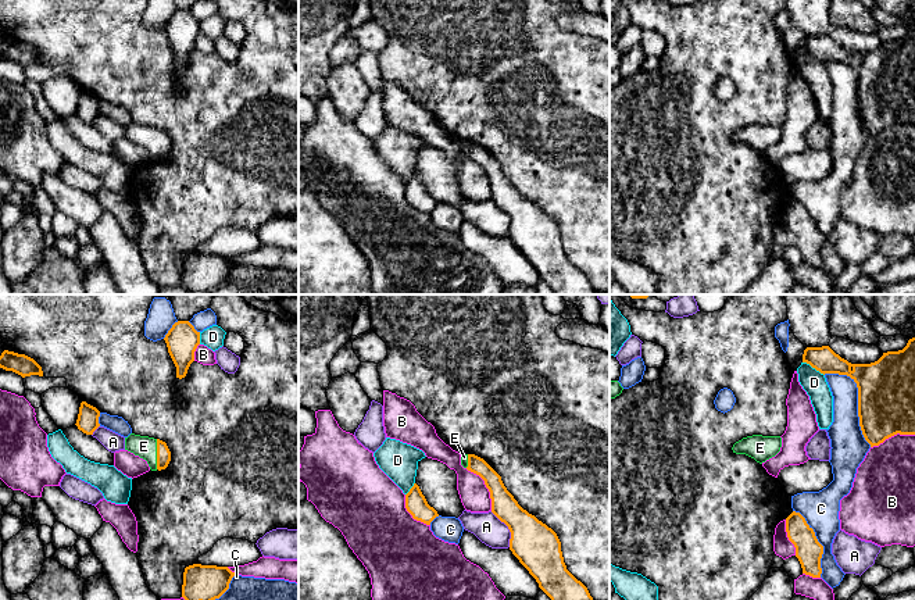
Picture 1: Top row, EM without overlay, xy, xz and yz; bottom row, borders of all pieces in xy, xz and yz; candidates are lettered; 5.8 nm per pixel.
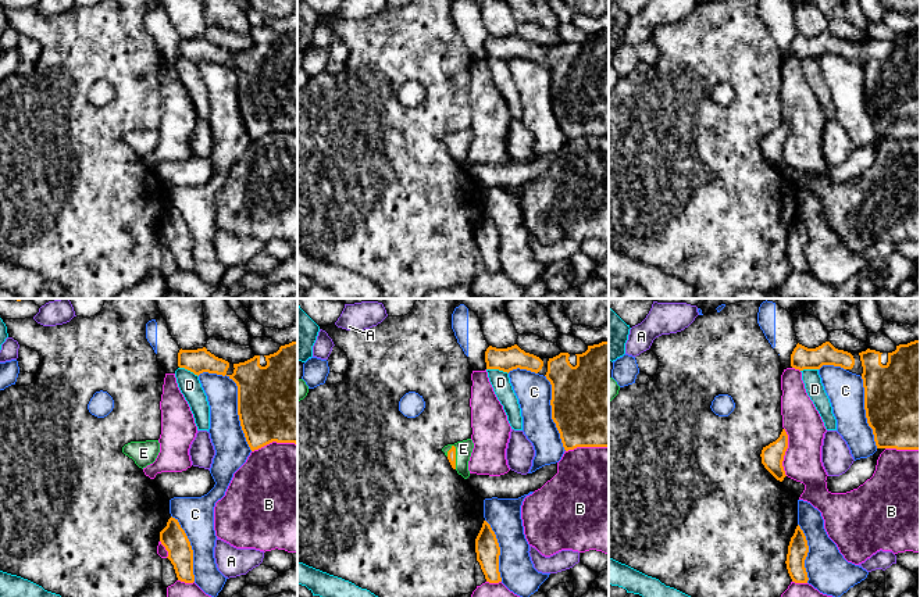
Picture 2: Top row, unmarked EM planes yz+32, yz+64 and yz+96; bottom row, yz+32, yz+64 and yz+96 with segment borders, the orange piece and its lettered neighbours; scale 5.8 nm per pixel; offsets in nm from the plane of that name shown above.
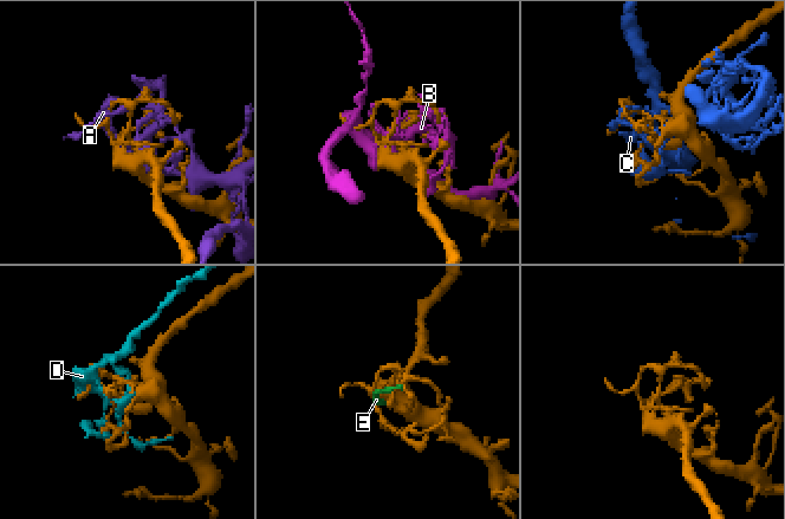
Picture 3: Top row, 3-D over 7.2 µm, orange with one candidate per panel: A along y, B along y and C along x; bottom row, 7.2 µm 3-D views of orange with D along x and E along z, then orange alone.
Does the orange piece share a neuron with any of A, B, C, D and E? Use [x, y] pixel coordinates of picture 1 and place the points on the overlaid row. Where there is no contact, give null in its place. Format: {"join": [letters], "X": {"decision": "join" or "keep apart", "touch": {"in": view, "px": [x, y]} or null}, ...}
{"join": ["E"], "A": {"decision": "keep apart", "touch": {"in": "xz", "px": [508, 528]}}, "B": {"decision": "keep apart", "touch": {"in": "xz", "px": [486, 486]}}, "C": {"decision": "keep apart", "touch": {"in": "yz", "px": [858, 400]}}, "D": {"decision": "keep apart", "touch": {"in": "yz", "px": [814, 367]}}, "E": {"decision": "join", "touch": {"in": "xy", "px": [157, 454]}}}

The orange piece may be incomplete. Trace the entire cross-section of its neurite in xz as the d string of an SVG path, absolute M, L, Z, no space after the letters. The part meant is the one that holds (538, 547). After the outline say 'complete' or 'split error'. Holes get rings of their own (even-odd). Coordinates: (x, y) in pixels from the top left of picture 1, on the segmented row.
M461 454L461 465L485 481L492 512L511 532L510 550L539 588L551 600L593 600L587 588L566 569L557 533L518 504L501 476L475 454Z; split error

